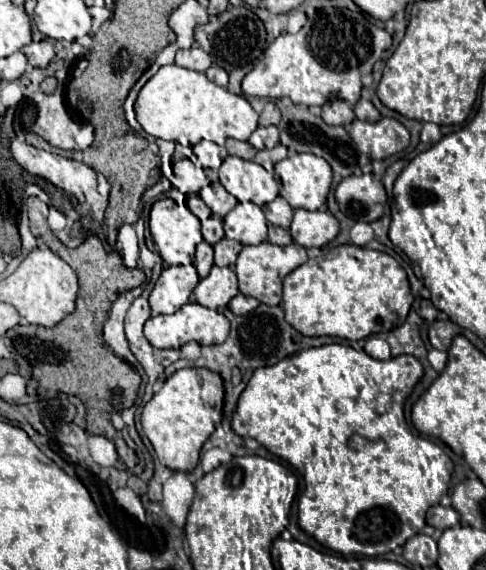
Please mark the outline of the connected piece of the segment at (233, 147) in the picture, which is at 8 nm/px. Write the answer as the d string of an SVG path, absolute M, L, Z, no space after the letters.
M227 139L225 149L229 155L237 155L241 159L253 159L257 155L257 149L253 145L249 145L247 141L239 141L239 139Z

